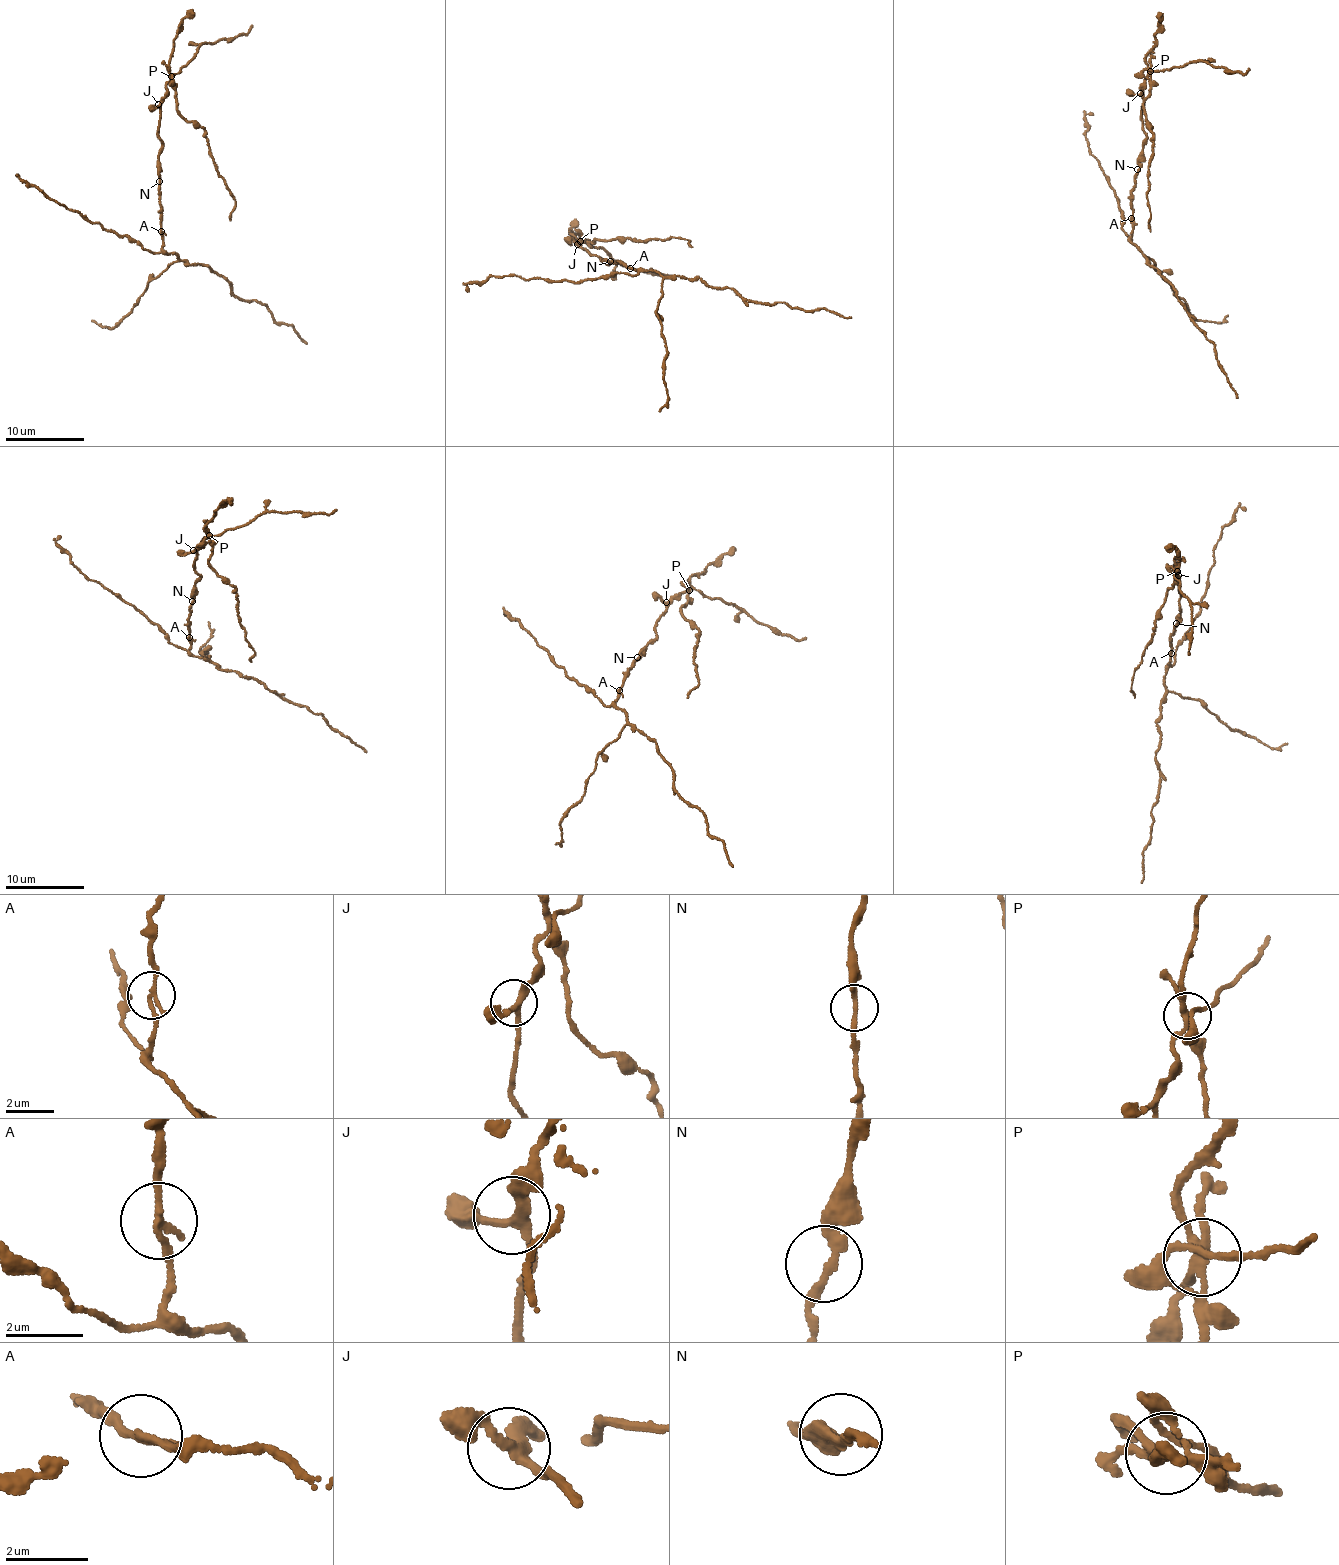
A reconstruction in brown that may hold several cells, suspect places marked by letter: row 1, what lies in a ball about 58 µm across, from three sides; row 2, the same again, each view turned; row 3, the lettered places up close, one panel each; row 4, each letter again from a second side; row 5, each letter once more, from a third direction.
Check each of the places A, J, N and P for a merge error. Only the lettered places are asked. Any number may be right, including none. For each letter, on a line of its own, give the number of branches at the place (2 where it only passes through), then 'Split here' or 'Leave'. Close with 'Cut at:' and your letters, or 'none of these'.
A: Branches: 2. Split here
J: Branches: 3. Leave
N: Branches: 2. Leave
P: Branches: 5. Split here
Cut at: A, P

